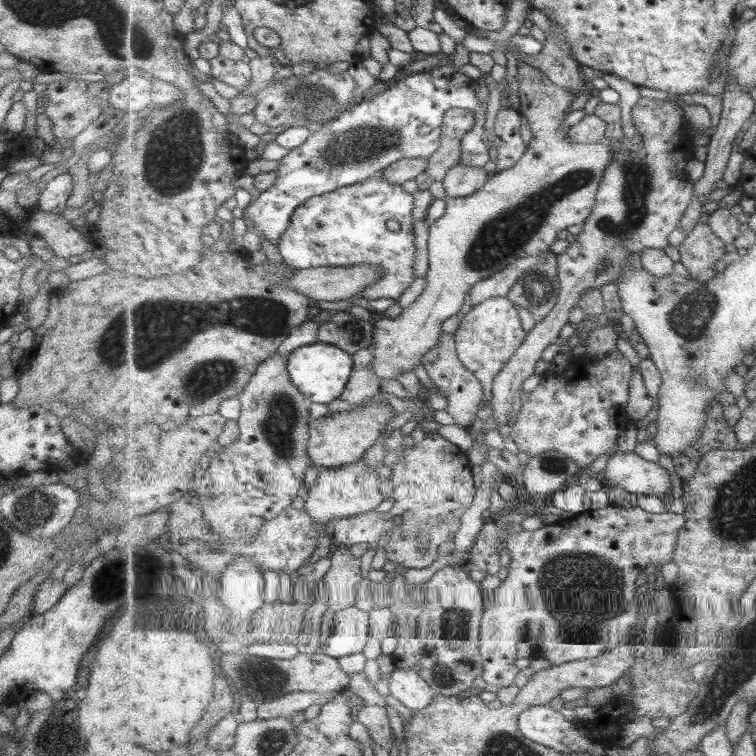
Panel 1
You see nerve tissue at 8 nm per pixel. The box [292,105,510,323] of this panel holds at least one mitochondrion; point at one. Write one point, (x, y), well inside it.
(367, 142)

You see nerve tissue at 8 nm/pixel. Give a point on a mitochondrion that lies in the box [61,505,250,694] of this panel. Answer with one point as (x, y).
(118, 583)

